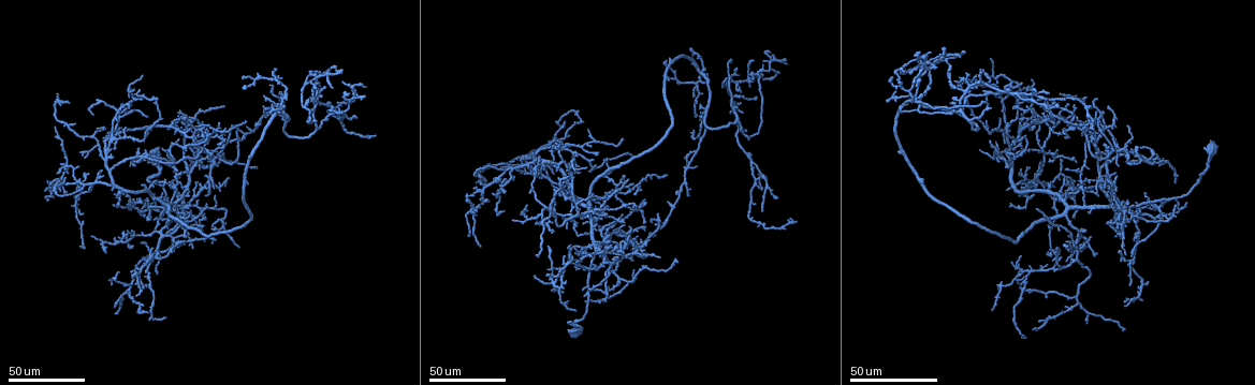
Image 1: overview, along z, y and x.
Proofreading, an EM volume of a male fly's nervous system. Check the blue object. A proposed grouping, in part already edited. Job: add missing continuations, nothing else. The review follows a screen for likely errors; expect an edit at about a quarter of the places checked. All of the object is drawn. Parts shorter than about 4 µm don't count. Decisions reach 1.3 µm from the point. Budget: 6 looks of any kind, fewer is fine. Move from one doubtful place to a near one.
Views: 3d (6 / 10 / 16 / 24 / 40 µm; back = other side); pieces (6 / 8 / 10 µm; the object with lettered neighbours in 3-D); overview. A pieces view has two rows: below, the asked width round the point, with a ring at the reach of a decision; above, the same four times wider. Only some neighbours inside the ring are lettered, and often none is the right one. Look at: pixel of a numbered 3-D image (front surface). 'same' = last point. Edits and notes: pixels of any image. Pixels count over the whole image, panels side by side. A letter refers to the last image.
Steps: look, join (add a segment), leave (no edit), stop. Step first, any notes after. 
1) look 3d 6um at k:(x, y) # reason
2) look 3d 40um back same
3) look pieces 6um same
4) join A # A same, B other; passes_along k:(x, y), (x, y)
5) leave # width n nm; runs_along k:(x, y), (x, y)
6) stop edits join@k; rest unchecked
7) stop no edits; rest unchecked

look 3d 24um at 1:(162, 168) # free end

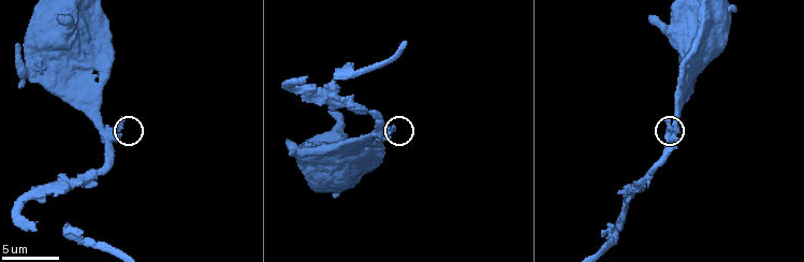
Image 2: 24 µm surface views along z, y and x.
look pieces 6um at 2:(124, 120)

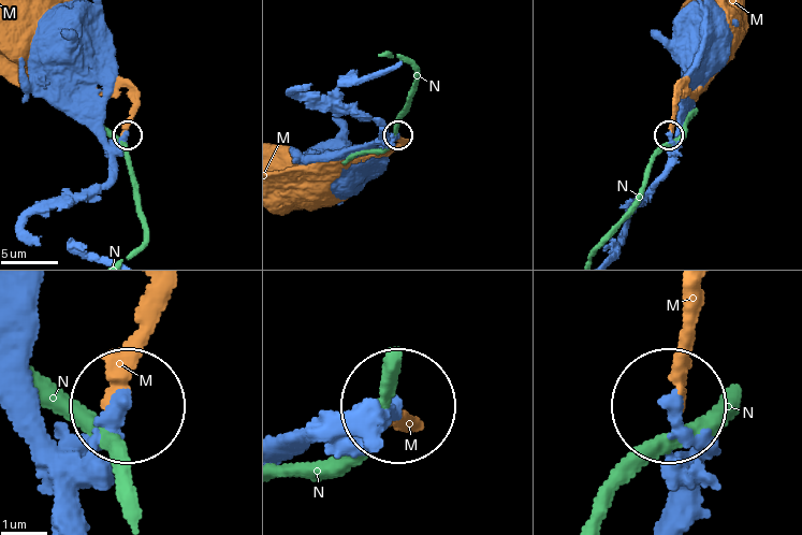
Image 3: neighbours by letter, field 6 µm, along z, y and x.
leave # M other, N other; no lettered segment goes on from it

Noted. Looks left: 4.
look 3d 24um at 1:(667, 175)

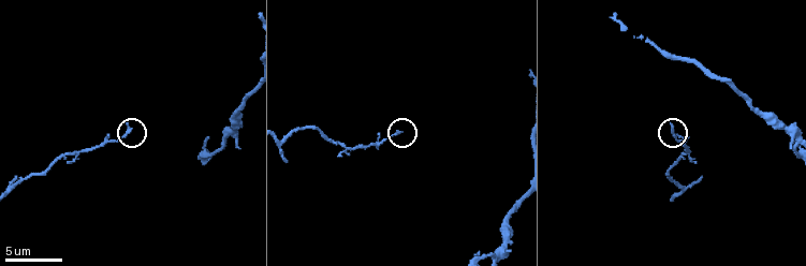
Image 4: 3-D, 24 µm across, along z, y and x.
look pieces 8um at 4:(128, 122)

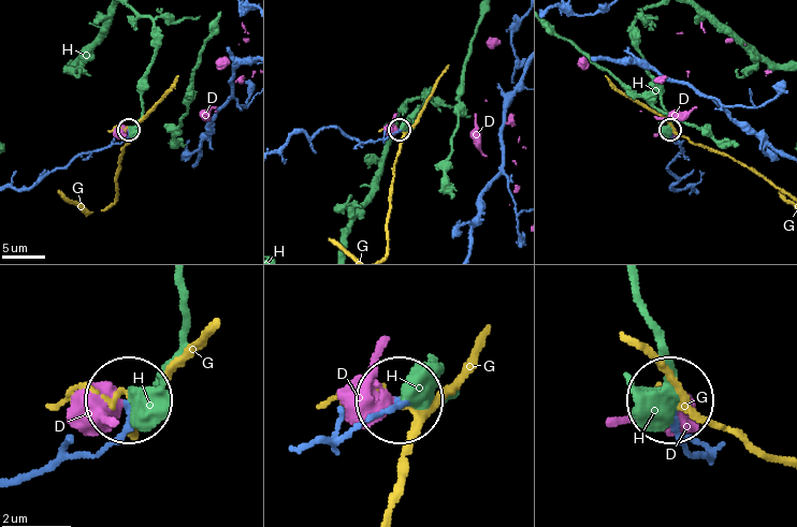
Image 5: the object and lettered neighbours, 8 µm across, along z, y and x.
leave # D other, G other, H other; runs_along 5:(281, 146), (331, 126), (364, 142), (399, 129); none of them fits

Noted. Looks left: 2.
look 3d 24um at 1:(1019, 157) # branch stops here

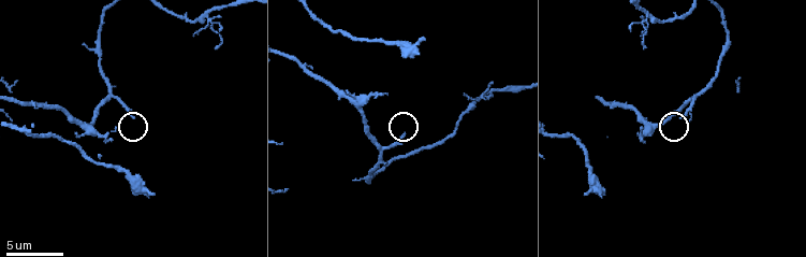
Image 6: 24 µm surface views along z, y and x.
look pieces 8um at 6:(131, 115) # what lies round it

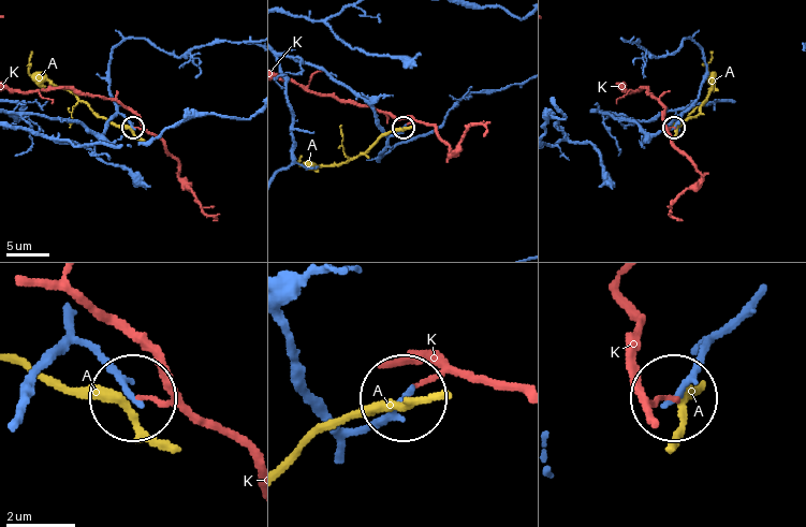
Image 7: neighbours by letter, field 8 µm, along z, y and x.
leave # A other, K other; runs_along 7:(601, 114), (625, 118), (649, 133), (682, 114), (674, 126); no lettered segment goes on from it

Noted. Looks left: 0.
stop no edits; rest unchecked

